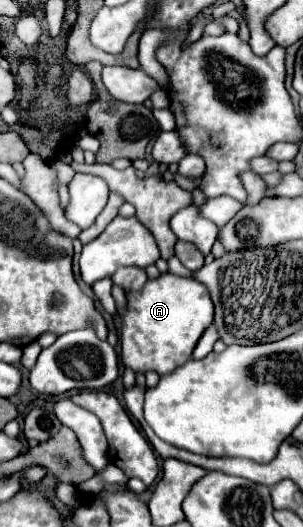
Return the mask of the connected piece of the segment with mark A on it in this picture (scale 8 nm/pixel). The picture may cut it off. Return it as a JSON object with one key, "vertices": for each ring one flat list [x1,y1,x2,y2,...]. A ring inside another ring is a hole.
{"vertices":[[170,272,160,274,158,278,152,278,144,284,142,290,138,292,126,292,126,310,120,316,122,328,120,328,120,356,124,368,132,368,134,372,158,372,168,374,174,368,186,364,190,360,190,352,194,350,196,342,204,334,204,330,212,324,212,300,204,284,196,282,194,278,182,278,174,276]]}

